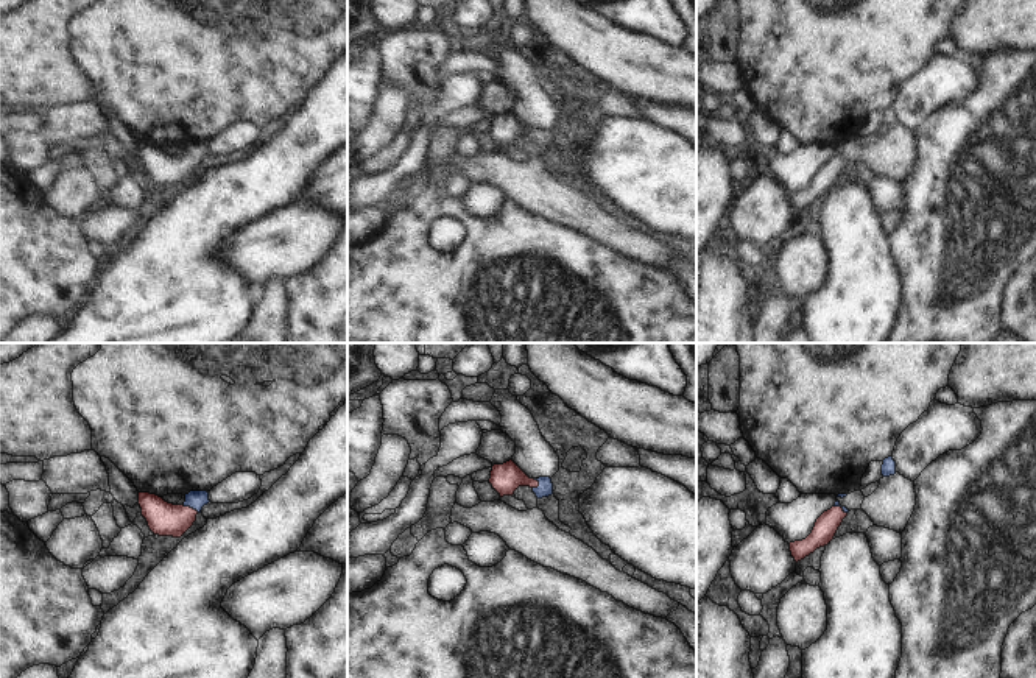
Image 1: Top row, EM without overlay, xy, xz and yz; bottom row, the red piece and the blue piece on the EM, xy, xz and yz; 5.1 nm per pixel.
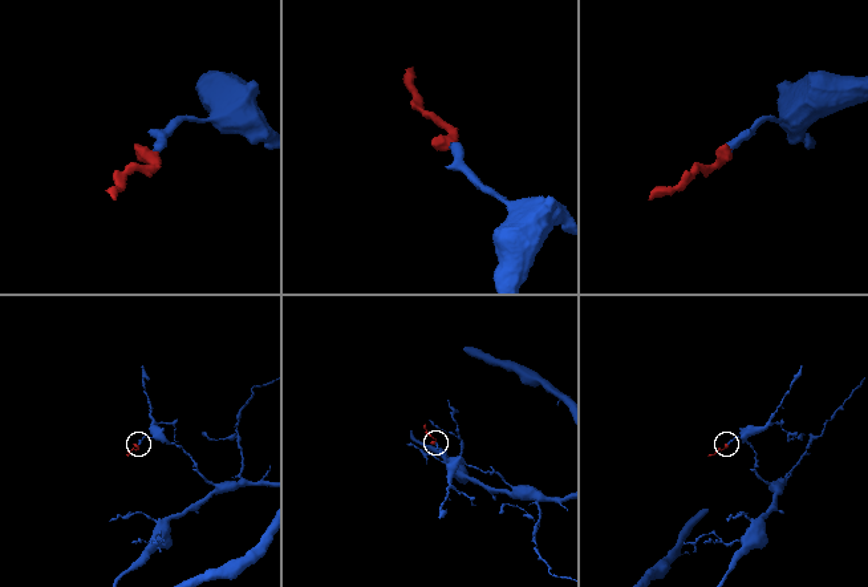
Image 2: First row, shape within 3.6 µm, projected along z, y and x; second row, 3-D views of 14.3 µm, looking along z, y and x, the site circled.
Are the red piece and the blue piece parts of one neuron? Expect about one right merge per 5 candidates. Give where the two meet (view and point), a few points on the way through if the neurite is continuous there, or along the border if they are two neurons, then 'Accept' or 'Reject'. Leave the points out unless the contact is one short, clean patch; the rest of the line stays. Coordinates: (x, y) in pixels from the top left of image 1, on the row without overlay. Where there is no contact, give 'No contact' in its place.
Touches red at xy (189, 158). Path across: xy (165, 170), (176, 170), (189, 158), (195, 150). Accept.

